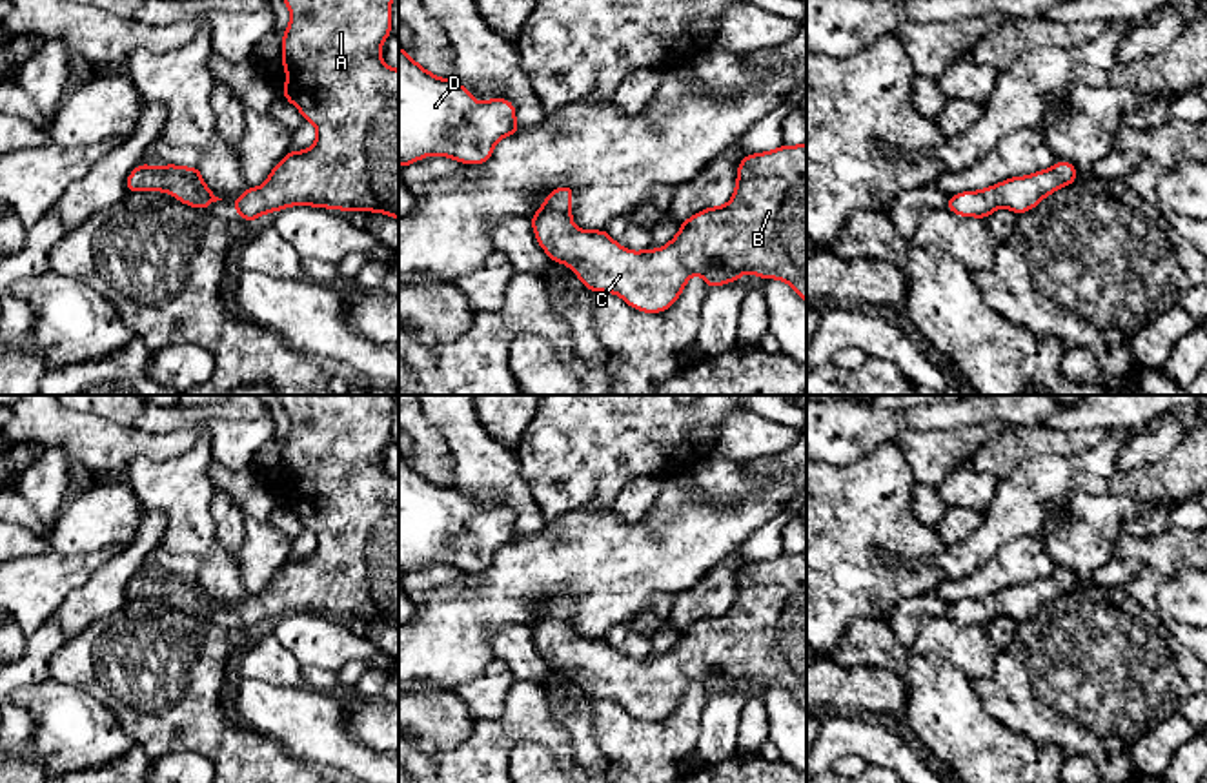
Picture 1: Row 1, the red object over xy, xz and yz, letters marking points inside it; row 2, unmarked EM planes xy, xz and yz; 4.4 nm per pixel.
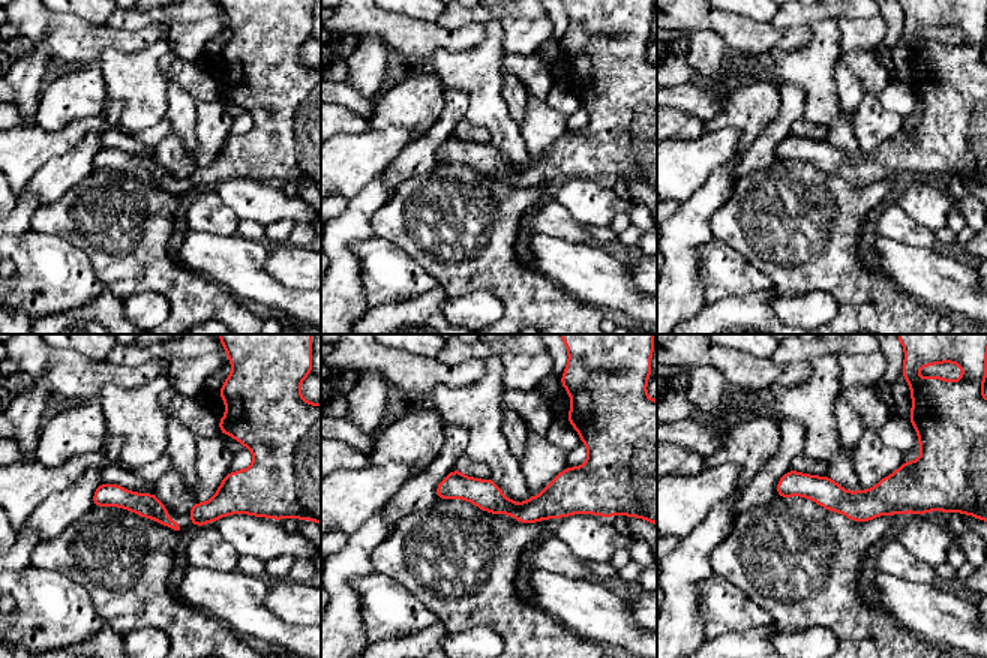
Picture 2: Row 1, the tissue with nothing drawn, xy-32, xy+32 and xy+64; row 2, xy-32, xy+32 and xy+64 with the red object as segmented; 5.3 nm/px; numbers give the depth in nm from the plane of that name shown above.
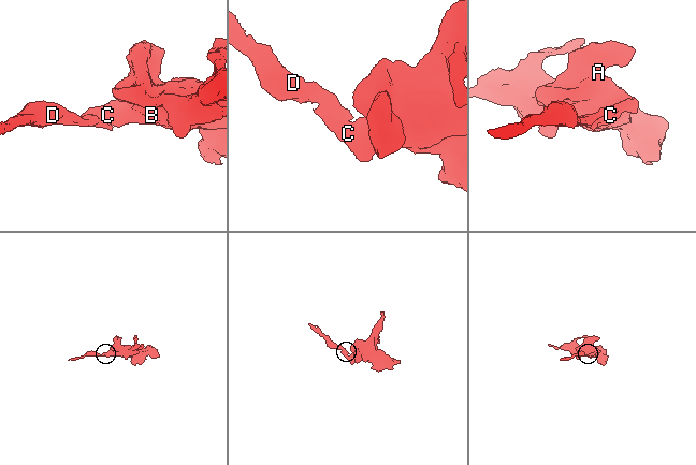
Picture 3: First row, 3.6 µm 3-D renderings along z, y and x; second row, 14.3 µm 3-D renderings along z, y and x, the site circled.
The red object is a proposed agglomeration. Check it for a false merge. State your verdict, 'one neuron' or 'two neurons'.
one neuron

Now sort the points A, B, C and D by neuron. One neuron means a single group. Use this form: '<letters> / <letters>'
A B C D

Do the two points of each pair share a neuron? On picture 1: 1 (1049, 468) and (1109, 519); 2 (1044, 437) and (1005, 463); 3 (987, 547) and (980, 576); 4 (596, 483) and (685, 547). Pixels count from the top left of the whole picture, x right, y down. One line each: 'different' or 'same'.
1: different
2: same
3: different
4: different

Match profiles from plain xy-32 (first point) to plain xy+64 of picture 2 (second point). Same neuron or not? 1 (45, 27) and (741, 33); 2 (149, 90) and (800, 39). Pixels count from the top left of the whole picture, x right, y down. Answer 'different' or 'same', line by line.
1: same
2: different

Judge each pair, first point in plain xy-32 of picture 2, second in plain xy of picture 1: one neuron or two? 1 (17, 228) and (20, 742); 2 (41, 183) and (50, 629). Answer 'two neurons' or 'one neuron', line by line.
1: one neuron
2: two neurons

